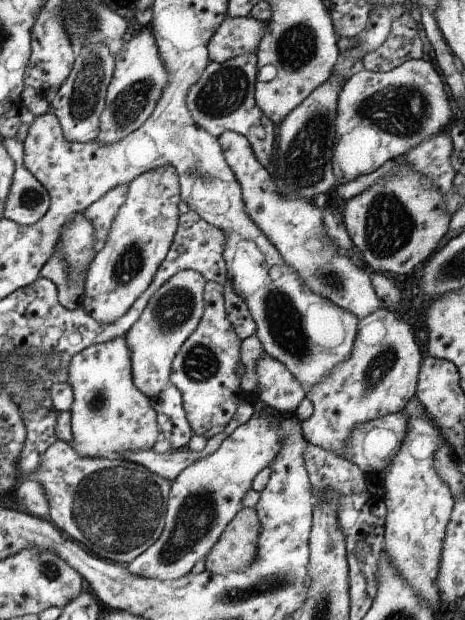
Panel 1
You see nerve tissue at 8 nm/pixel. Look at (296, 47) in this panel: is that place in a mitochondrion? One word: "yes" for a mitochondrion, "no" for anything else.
yes

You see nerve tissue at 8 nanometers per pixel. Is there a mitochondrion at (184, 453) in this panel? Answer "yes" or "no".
no

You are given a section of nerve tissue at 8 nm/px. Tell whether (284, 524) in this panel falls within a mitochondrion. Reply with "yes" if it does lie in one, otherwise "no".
no

